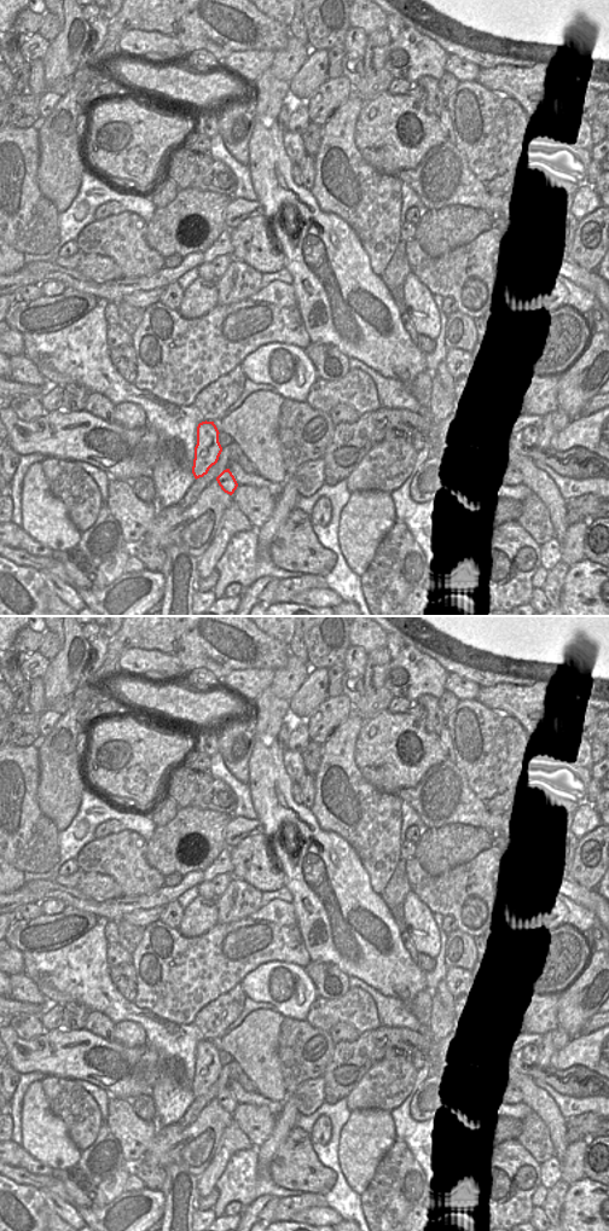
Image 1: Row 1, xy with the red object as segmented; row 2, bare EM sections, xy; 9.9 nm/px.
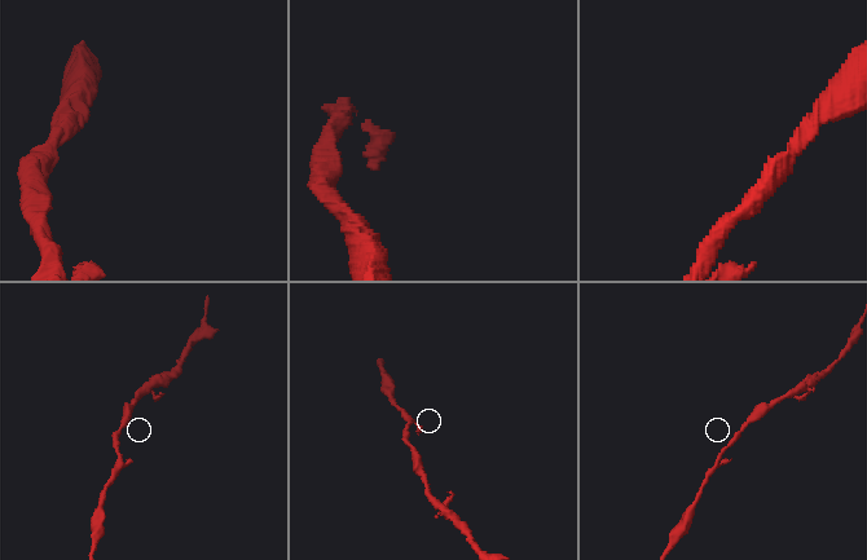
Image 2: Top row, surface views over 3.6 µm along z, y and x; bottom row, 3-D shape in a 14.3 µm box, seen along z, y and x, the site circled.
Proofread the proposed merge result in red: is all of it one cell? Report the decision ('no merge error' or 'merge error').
no merge error

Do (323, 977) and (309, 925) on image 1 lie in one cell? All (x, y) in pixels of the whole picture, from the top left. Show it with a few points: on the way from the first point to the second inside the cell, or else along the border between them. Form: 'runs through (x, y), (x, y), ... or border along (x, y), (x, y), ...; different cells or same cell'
border along (311, 959), (334, 963), (346, 973); different cells

